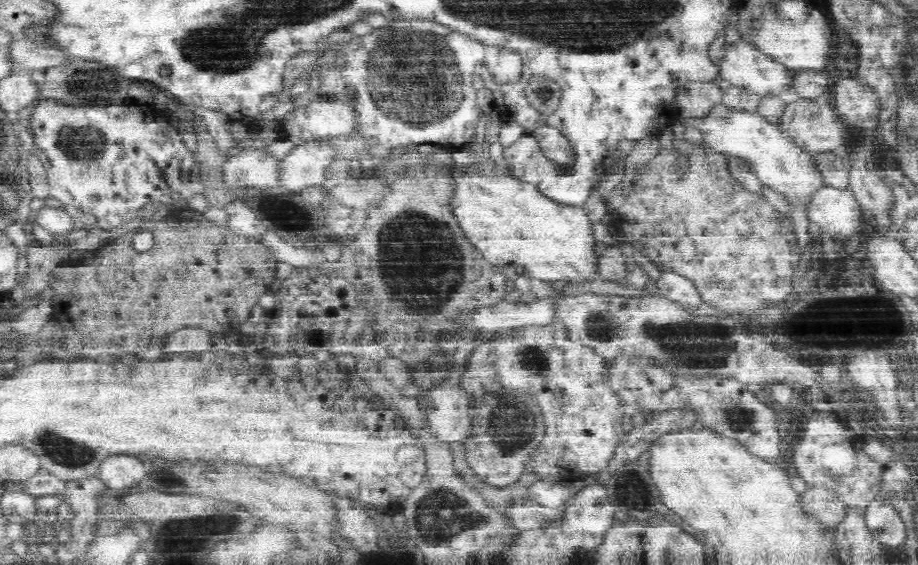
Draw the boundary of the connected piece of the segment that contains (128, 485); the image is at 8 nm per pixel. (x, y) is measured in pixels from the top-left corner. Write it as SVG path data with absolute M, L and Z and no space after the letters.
M115 454L104 460L99 479L106 487L118 490L133 490L133 486L146 476L148 468L136 456Z

